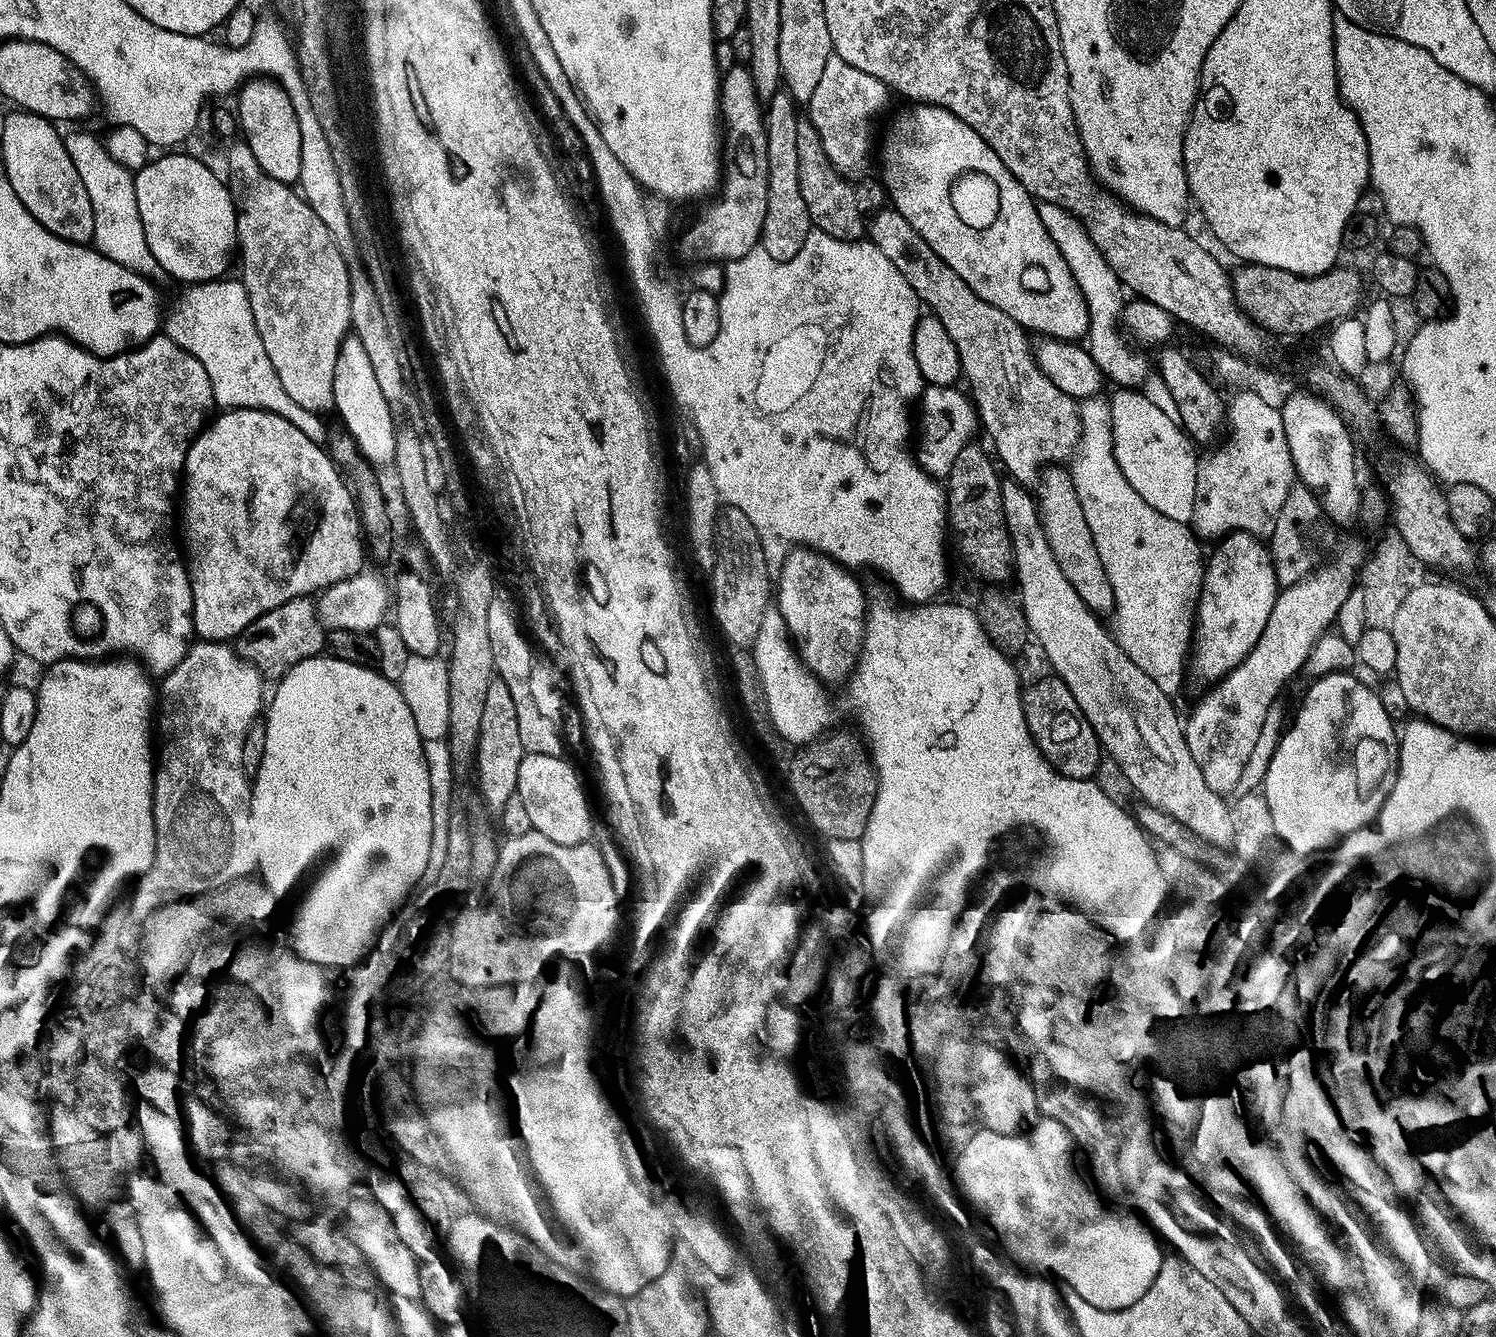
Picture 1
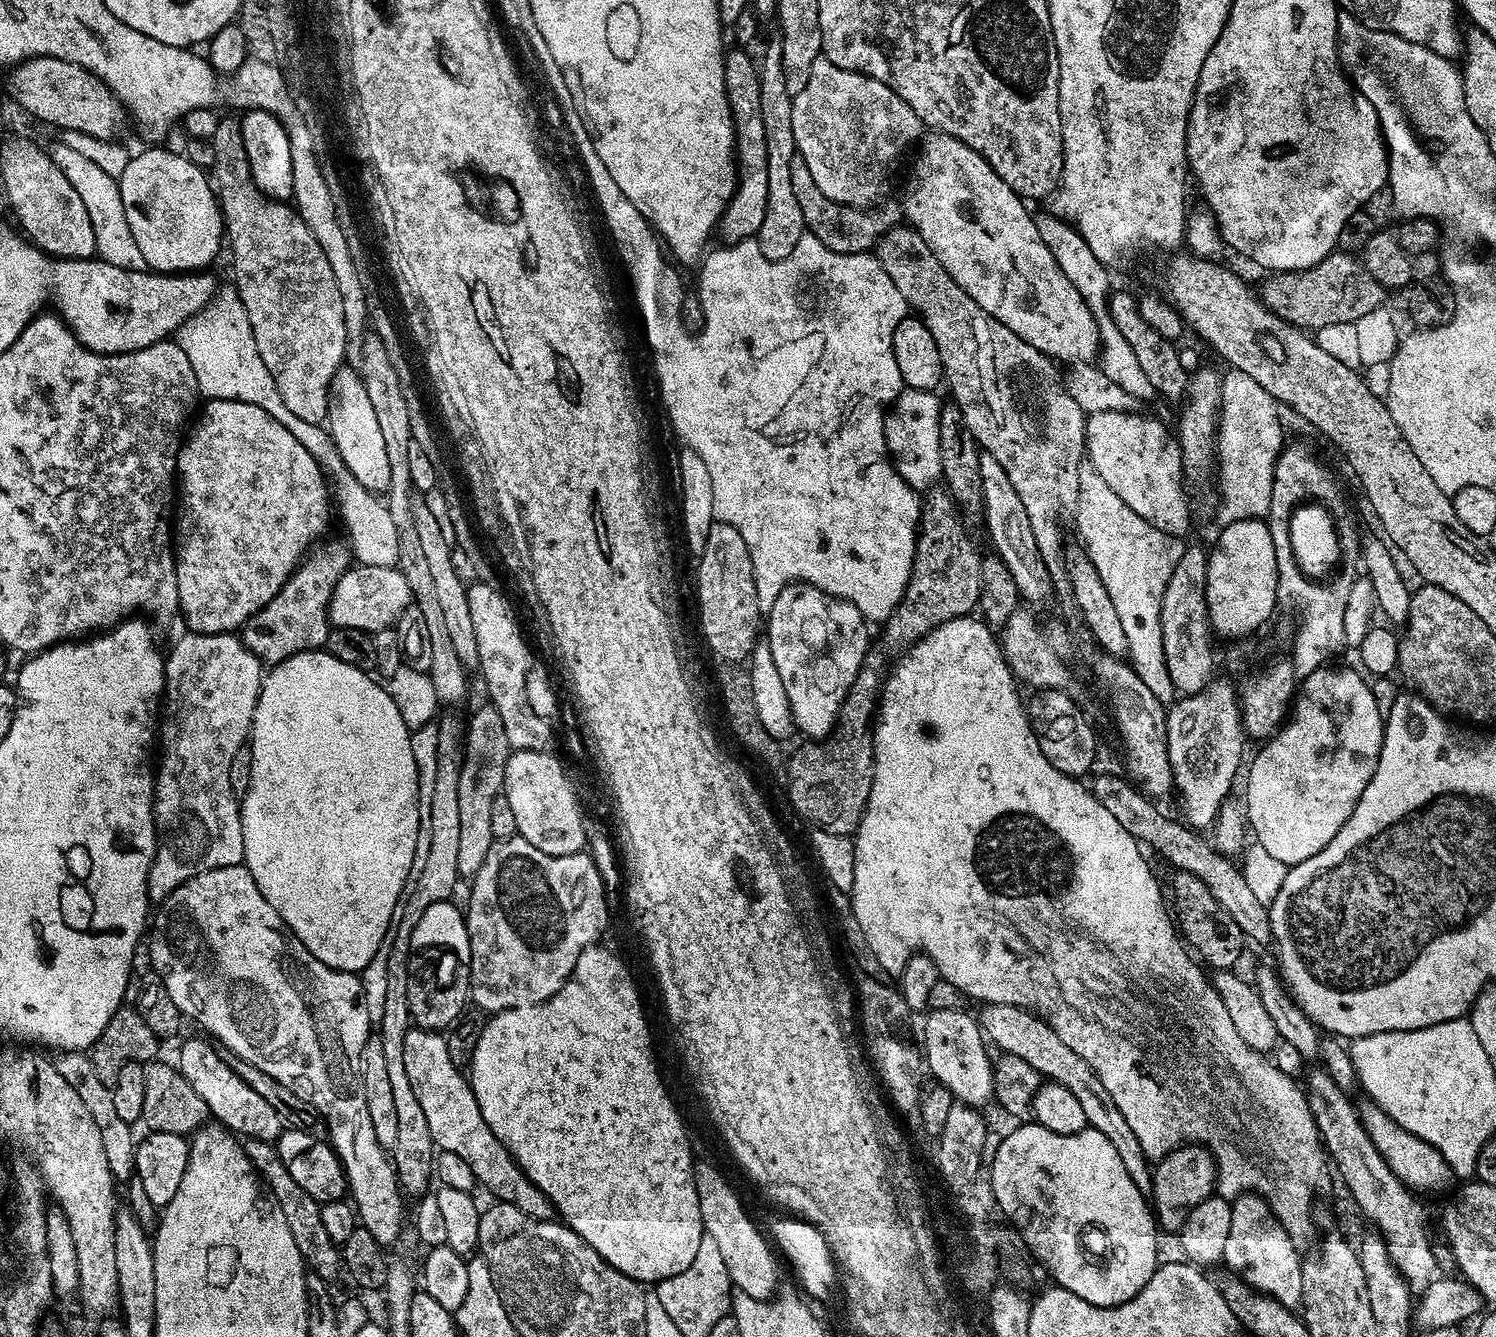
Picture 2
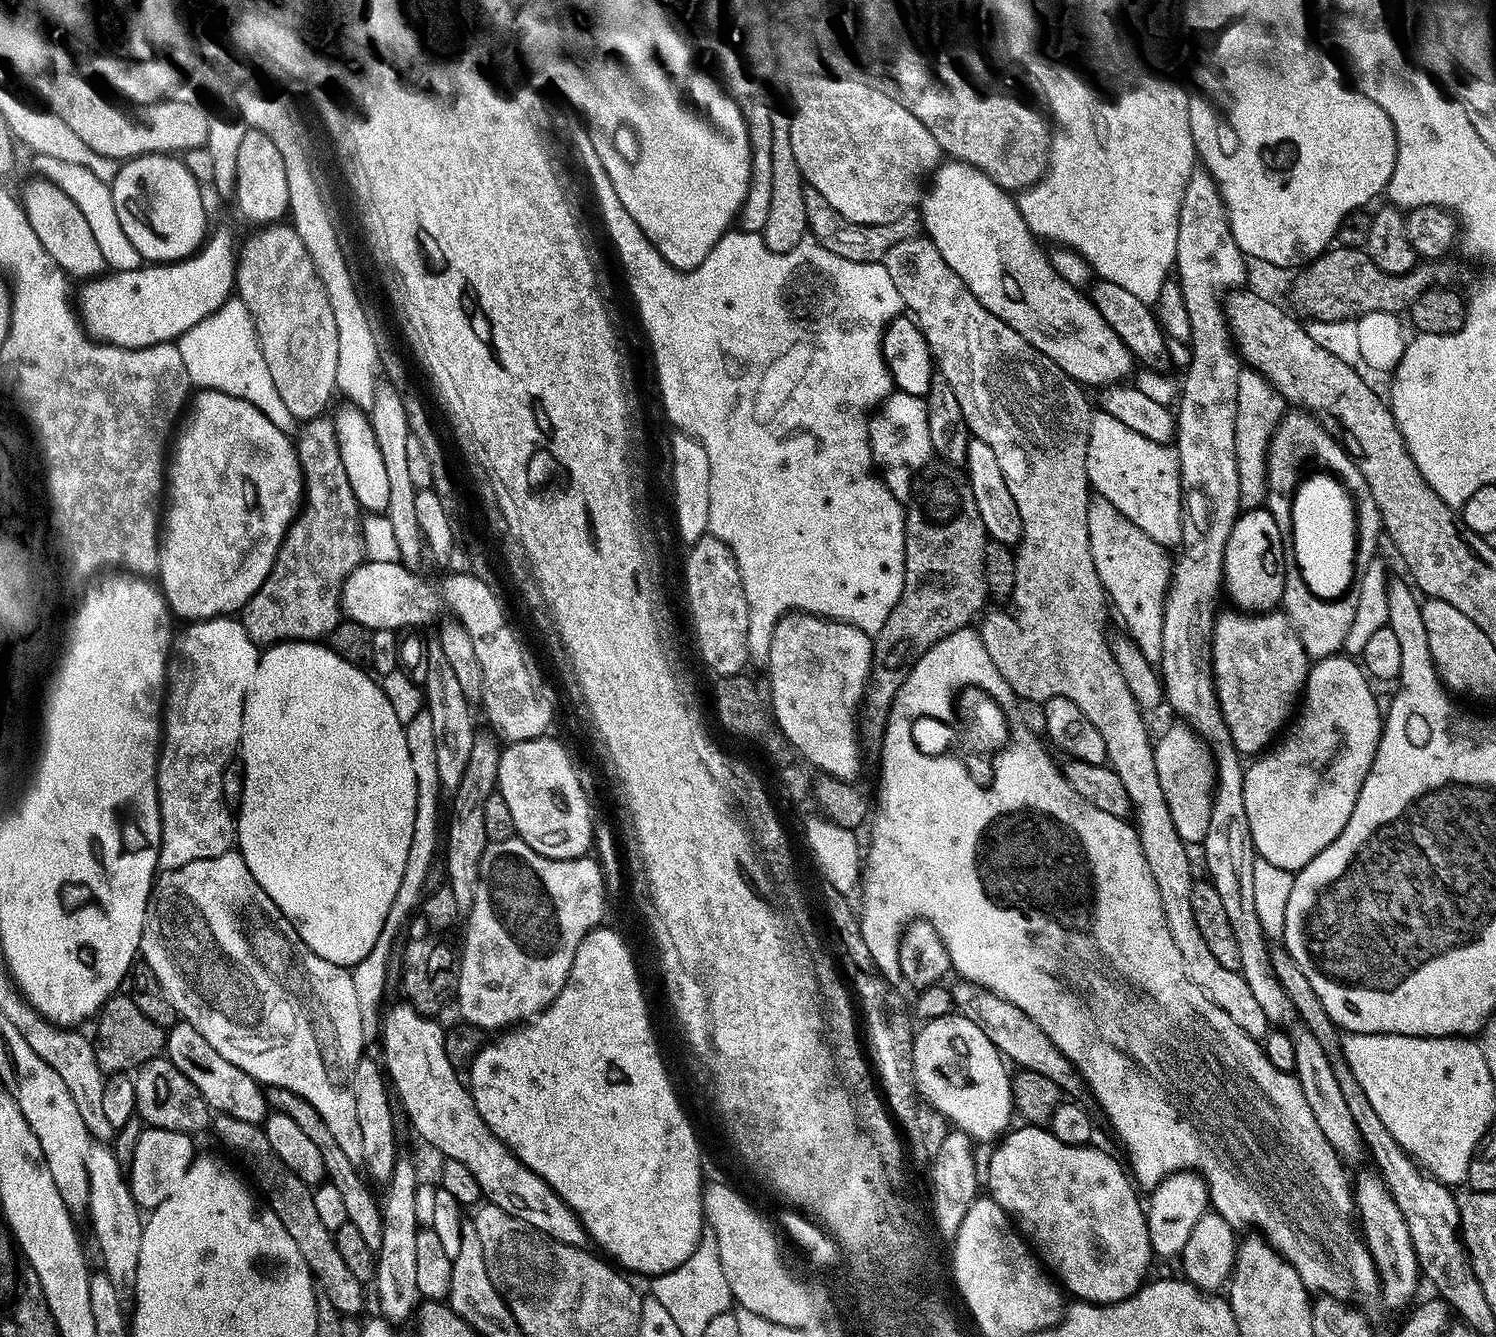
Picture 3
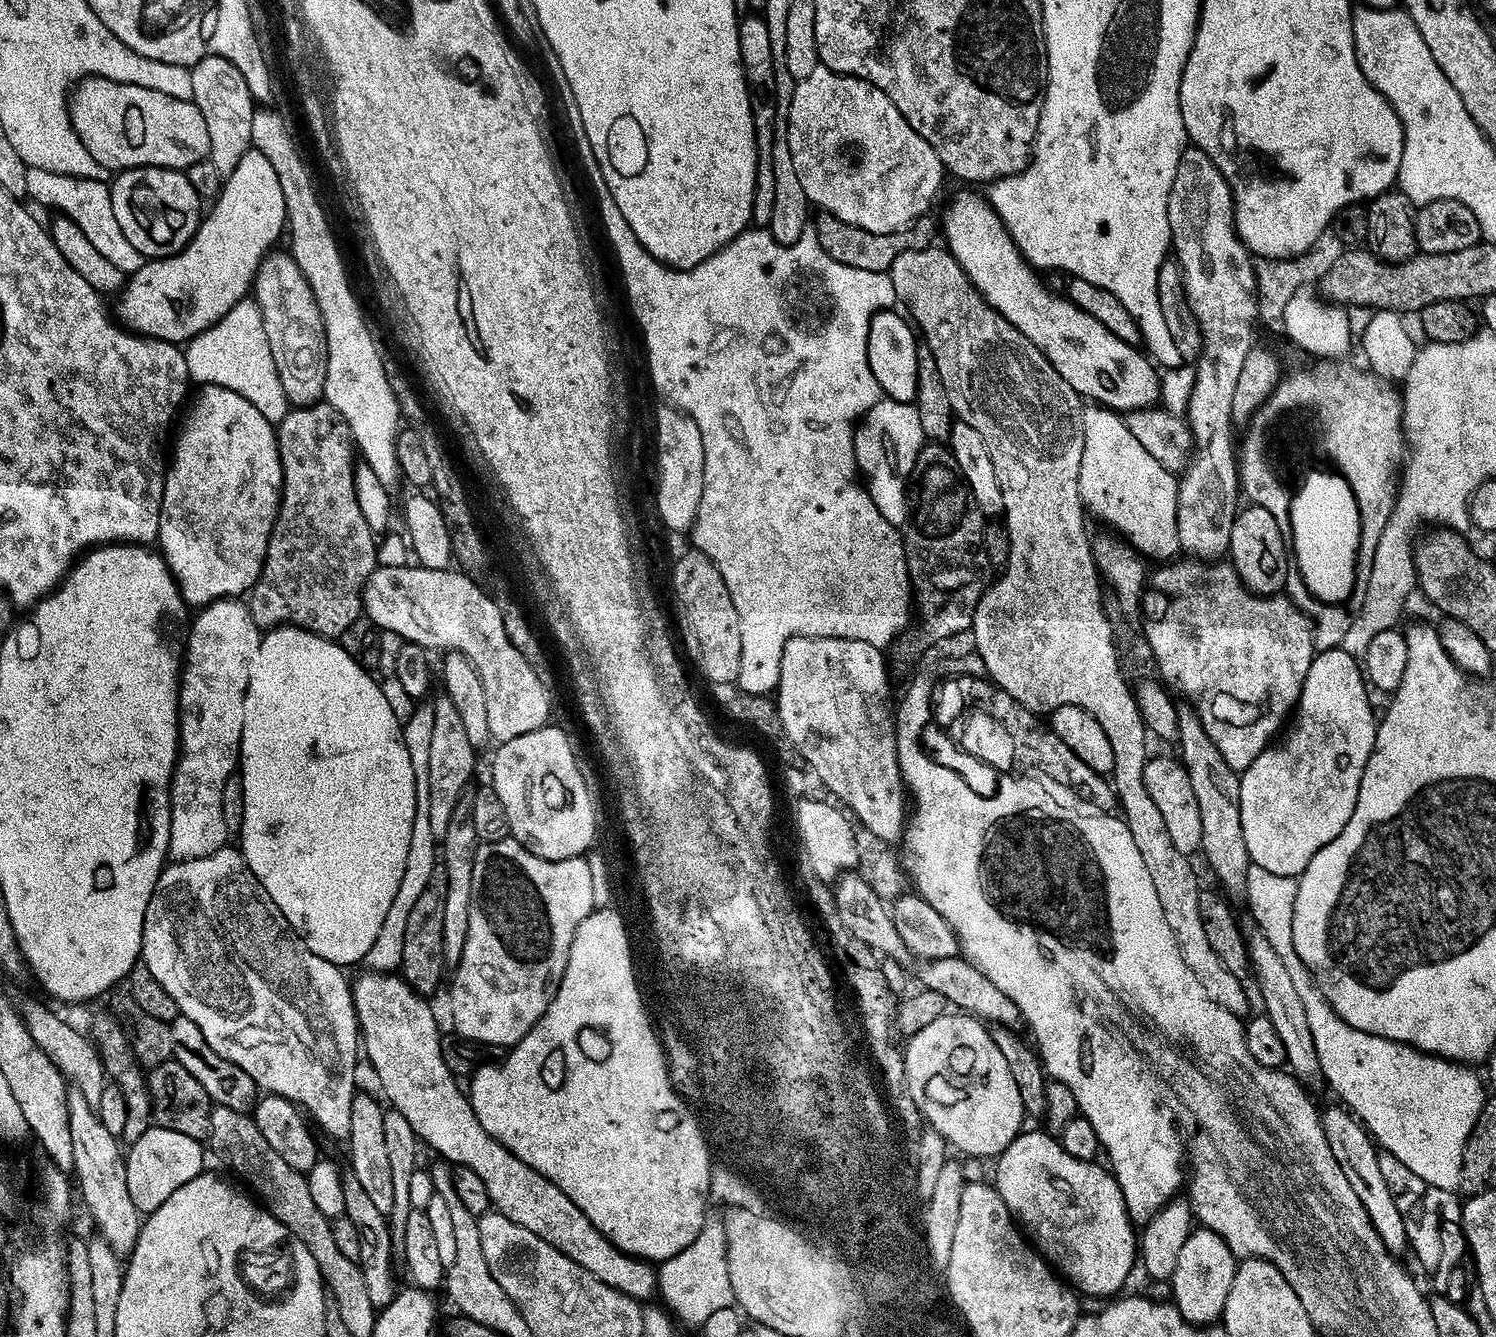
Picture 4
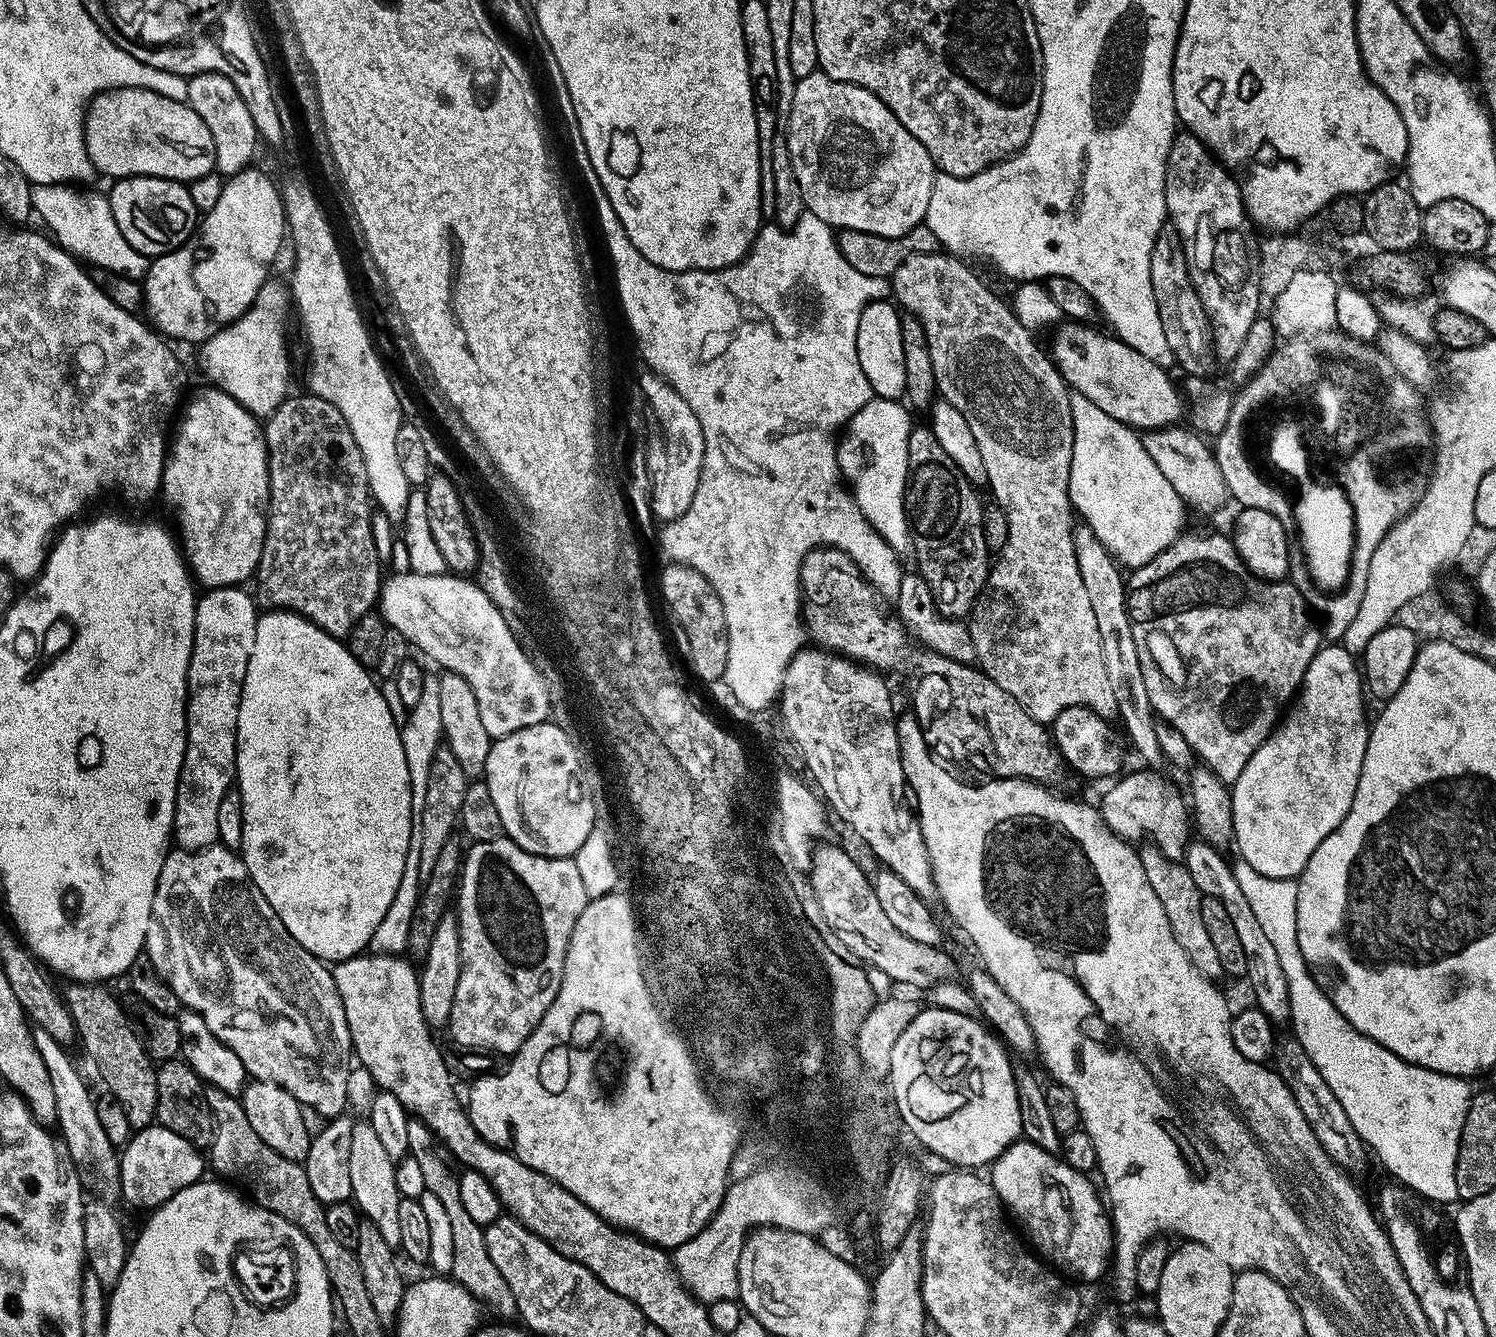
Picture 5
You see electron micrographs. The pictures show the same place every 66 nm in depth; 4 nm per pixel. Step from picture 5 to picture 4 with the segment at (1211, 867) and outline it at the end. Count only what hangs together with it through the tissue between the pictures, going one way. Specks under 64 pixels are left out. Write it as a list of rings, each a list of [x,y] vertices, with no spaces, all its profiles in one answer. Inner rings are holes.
[[[1255,926],[1246,932],[1248,946],[1248,962],[1251,975],[1256,975],[1256,988],[1260,991],[1260,1000],[1264,1003],[1263,1015],[1274,1022],[1274,1030],[1278,1030],[1278,1038],[1282,1038],[1282,1046],[1286,1046],[1286,1064],[1291,1075],[1309,1089],[1322,1084],[1318,1054],[1314,1050],[1314,1040],[1310,1038],[1310,1028],[1306,1026],[1306,1012],[1302,1010],[1302,998],[1298,998],[1298,990],[1294,990],[1294,981],[1290,979],[1290,970],[1286,970],[1282,958],[1278,958],[1274,946],[1266,942],[1266,934]]]

